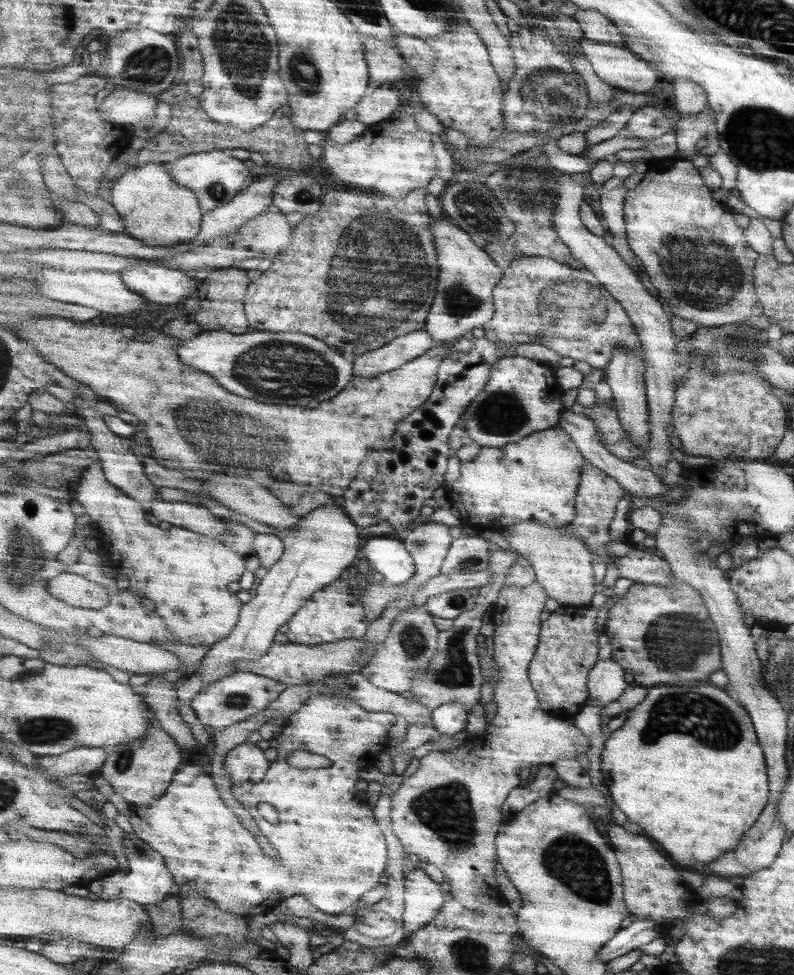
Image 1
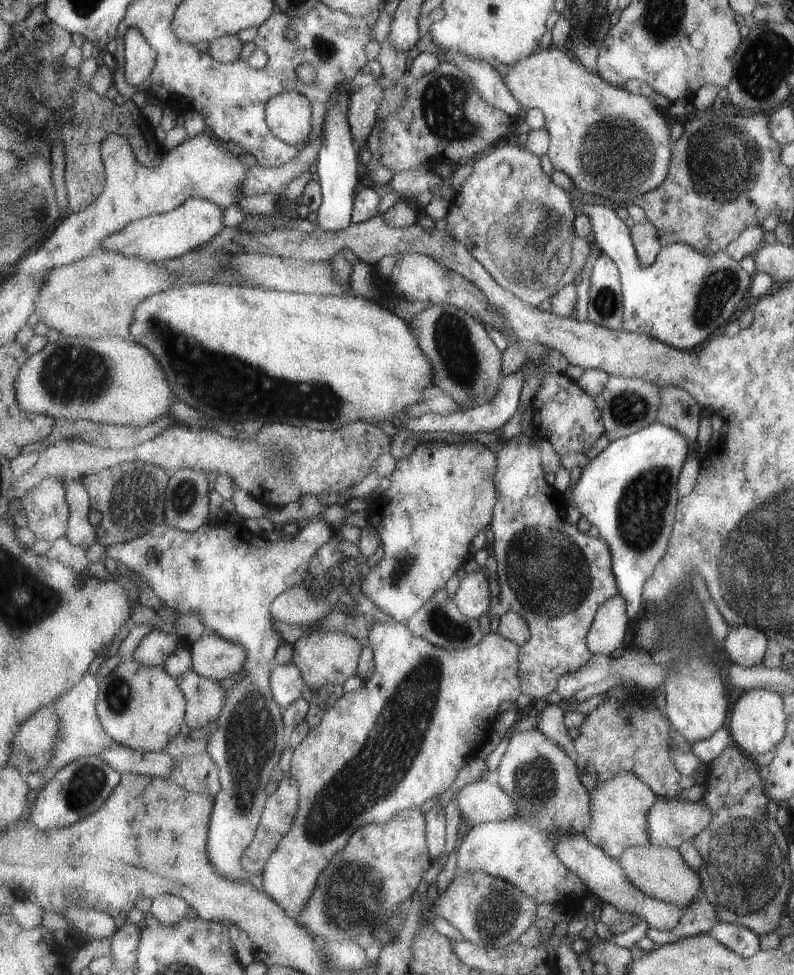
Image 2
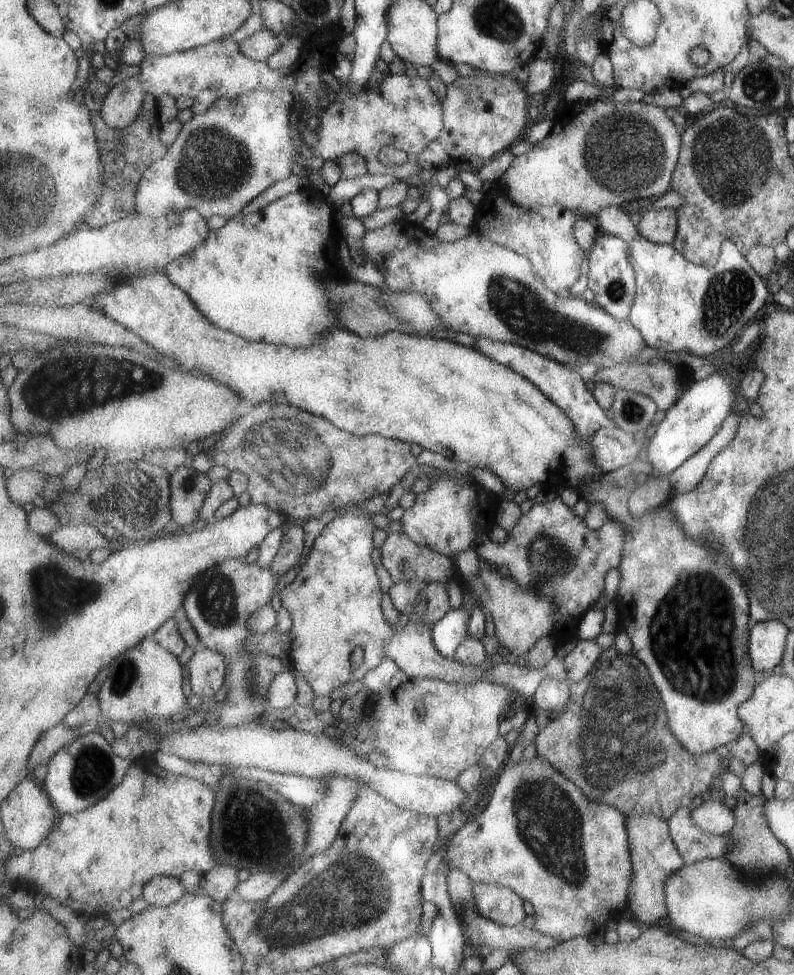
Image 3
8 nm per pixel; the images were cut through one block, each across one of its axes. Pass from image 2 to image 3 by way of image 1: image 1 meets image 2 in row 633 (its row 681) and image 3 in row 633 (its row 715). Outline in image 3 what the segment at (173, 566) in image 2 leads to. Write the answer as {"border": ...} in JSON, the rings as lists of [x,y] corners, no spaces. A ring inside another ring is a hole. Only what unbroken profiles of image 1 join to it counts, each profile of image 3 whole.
{"border":[[[245,556],[221,562],[211,570],[203,570],[197,578],[197,584],[187,594],[183,610],[199,638],[199,646],[221,652],[229,660],[227,696],[223,704],[217,706],[221,728],[259,724],[263,714],[265,718],[269,718],[269,714],[275,712],[269,702],[269,692],[275,678],[285,672],[285,666],[277,656],[249,650],[247,640],[257,636],[249,622],[261,608],[271,604],[271,600],[275,598],[273,592],[277,588],[277,582],[279,578],[271,570],[271,566],[263,568],[259,562],[251,564]]]}

